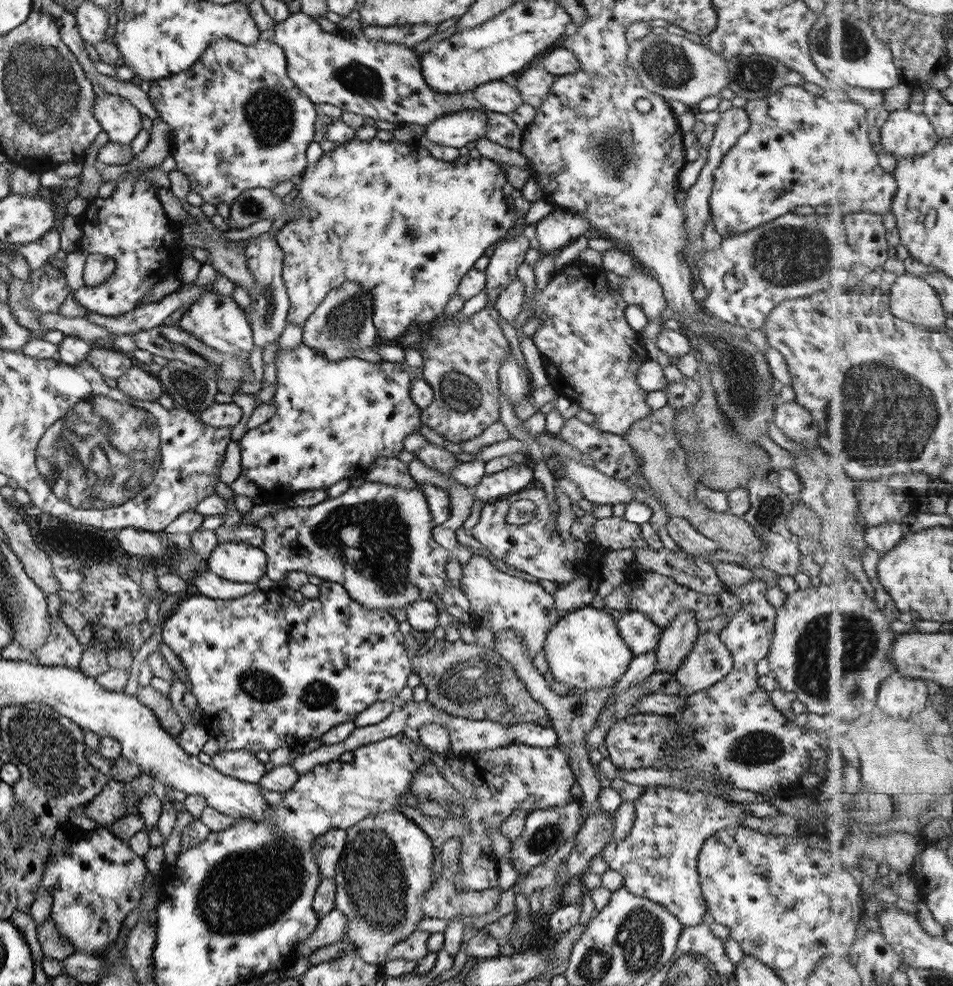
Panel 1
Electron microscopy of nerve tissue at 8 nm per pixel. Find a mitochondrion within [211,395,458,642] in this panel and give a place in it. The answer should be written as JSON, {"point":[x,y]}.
{"point":[381,557]}

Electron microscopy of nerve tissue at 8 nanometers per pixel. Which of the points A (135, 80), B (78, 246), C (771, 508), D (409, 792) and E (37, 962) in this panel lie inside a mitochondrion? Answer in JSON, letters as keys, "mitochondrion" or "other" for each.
{"A":"other","B":"other","C":"mitochondrion","D":"other","E":"other"}

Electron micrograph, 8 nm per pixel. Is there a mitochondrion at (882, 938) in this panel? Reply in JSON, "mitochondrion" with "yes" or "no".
{"mitochondrion":"no"}

